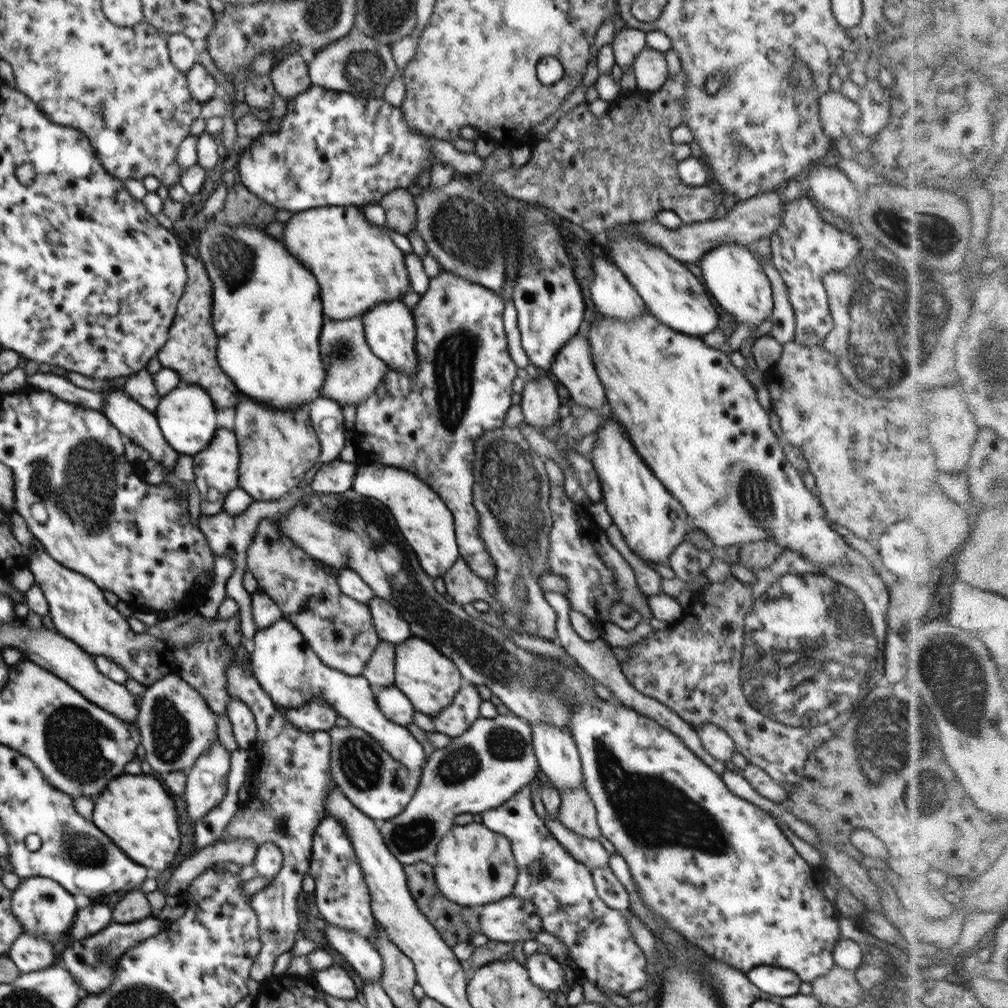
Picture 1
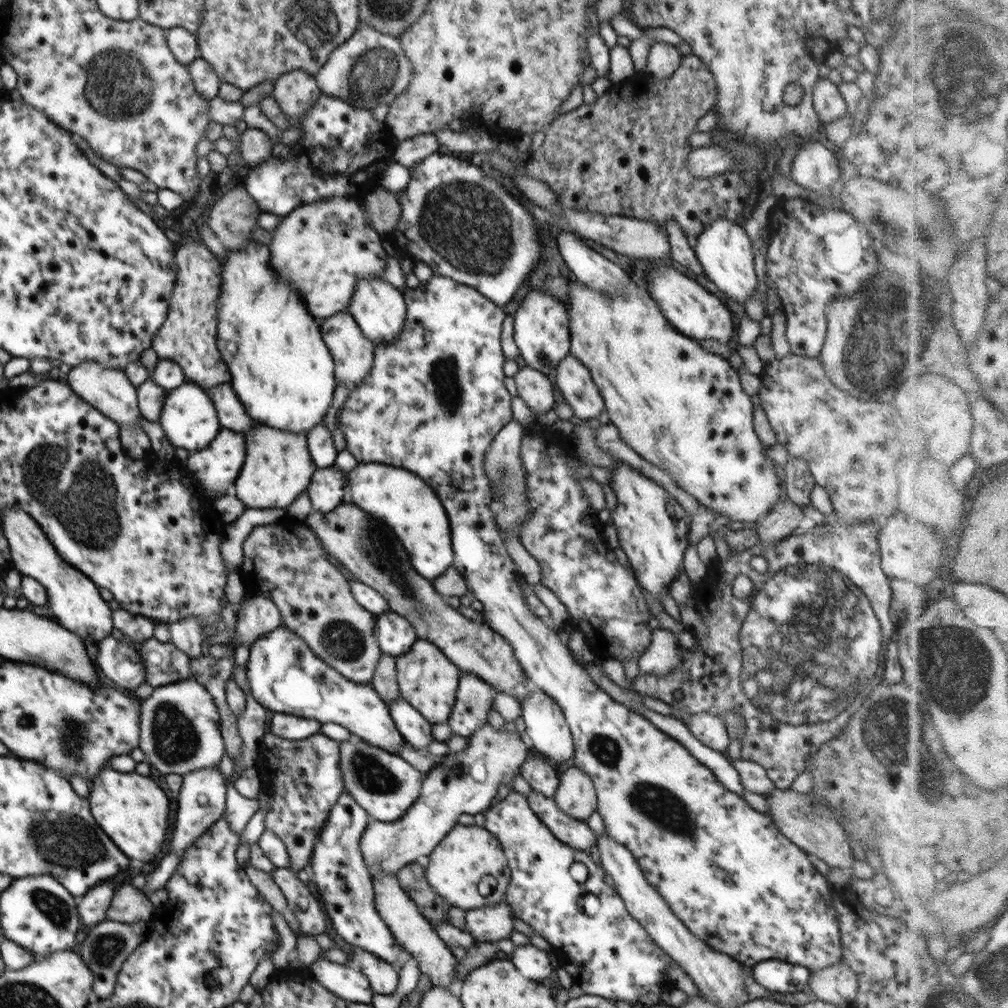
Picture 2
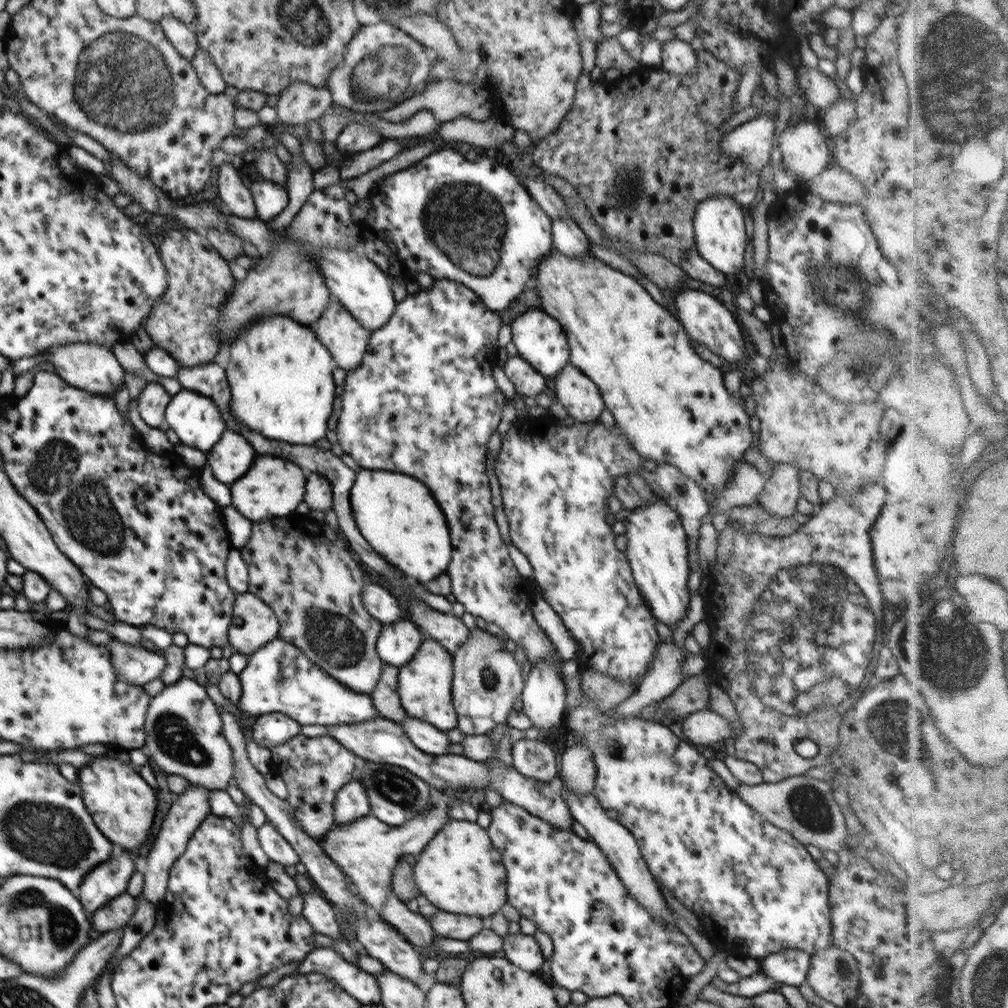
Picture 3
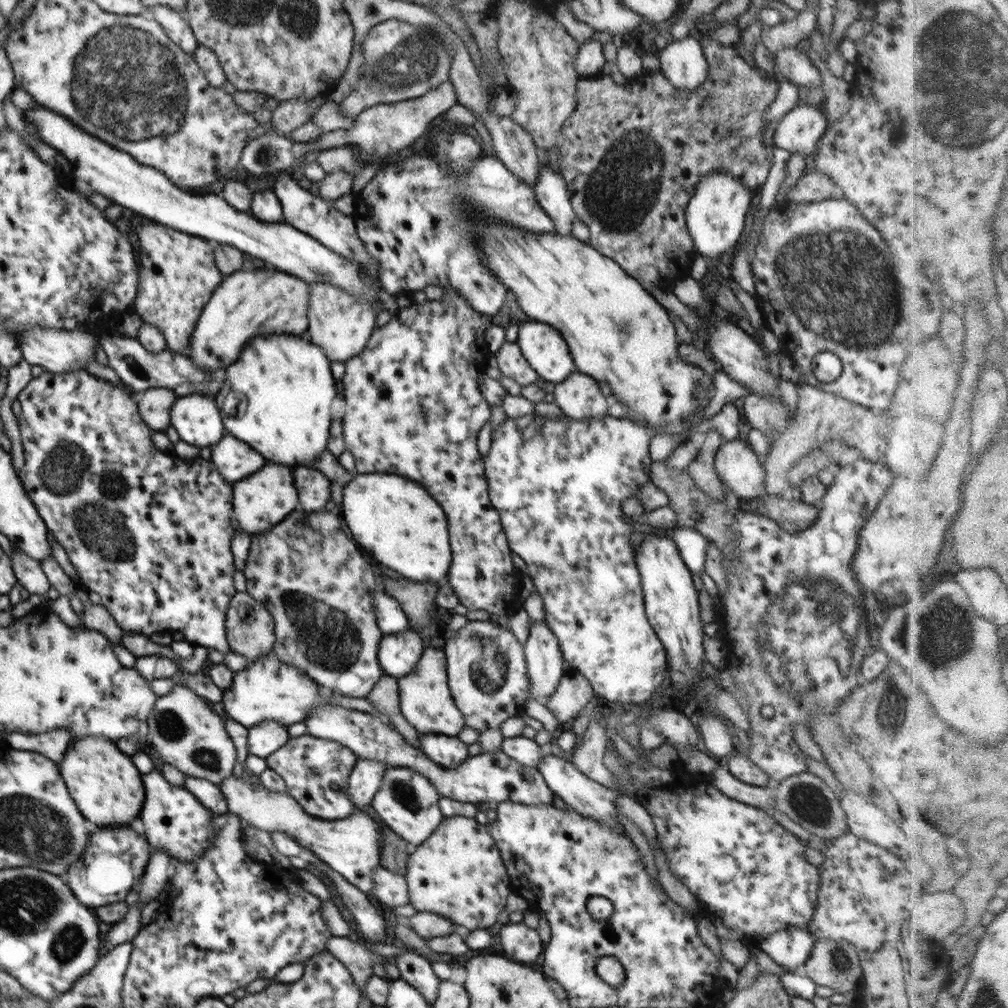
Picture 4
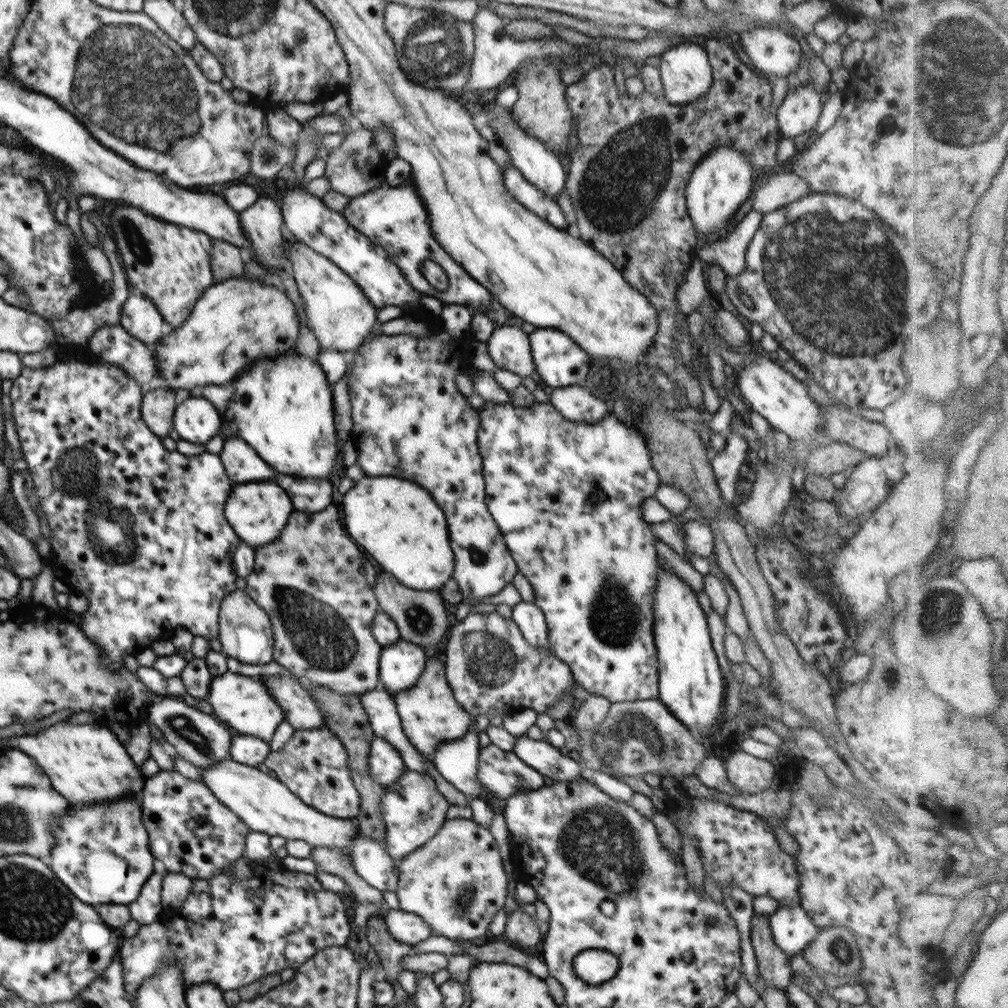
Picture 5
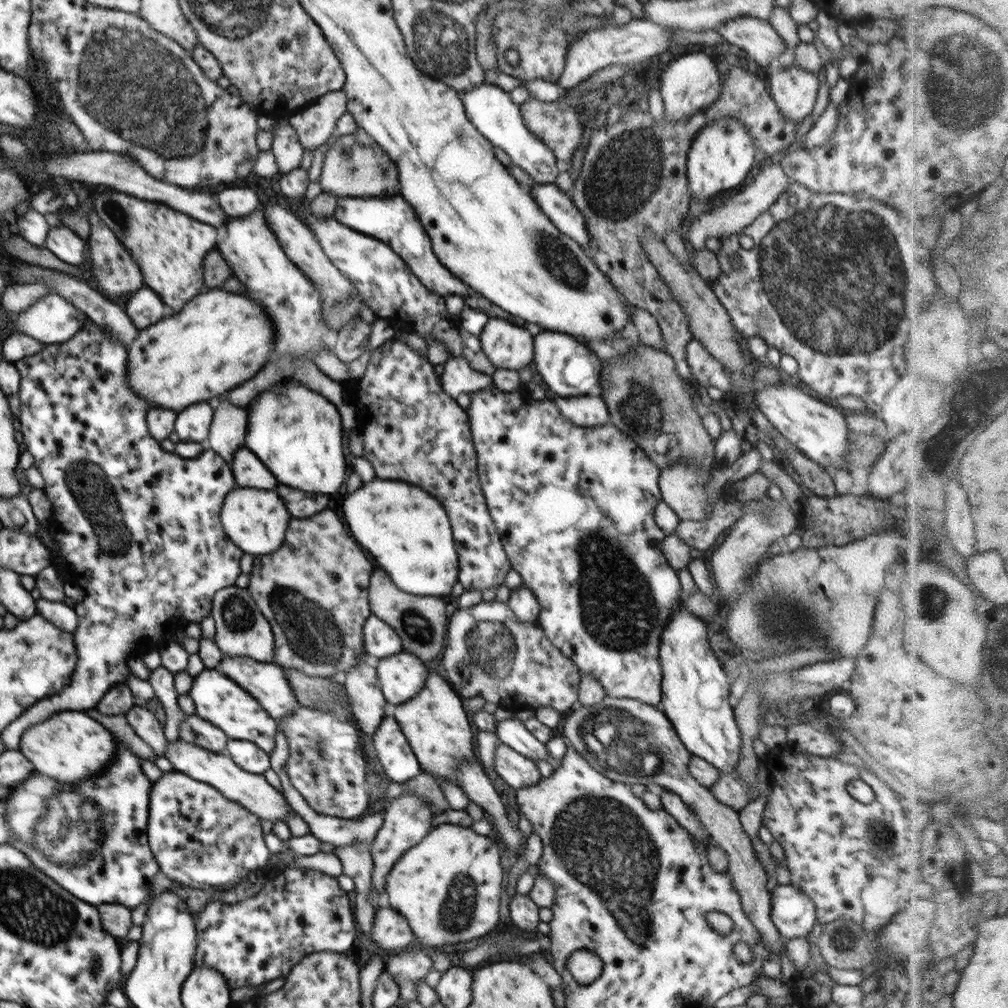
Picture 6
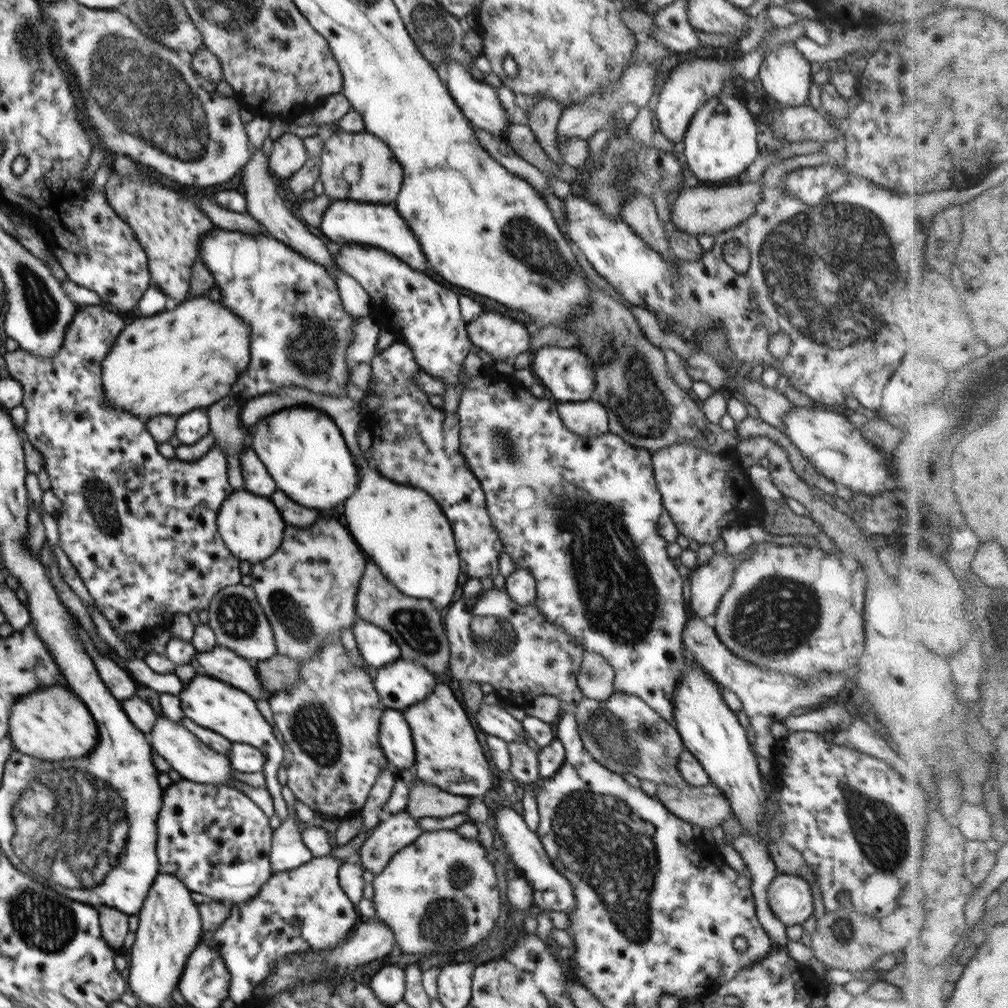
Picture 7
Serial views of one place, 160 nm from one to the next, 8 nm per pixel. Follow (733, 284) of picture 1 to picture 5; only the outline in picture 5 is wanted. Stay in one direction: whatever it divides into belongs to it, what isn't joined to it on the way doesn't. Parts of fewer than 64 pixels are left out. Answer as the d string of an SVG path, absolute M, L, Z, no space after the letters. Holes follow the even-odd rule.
M731 146L713 148L703 156L685 188L687 211L698 234L712 236L726 230L738 208L750 197L754 175L745 156Z

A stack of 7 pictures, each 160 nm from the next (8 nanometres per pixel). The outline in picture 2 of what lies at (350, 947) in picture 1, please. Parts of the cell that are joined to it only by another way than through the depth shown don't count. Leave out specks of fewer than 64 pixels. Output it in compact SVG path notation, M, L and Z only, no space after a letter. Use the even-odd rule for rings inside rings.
M354 949L353 957L358 962L358 969L368 979L372 991L378 994L389 995L396 991L399 983L399 972L389 962L383 961L367 950Z

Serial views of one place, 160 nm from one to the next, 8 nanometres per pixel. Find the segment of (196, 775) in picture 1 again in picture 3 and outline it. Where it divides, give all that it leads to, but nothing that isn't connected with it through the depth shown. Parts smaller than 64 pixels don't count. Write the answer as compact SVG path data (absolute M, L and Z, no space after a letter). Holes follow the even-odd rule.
M198 784L189 785L184 792L178 795L178 800L171 804L152 849L146 854L146 873L143 874L145 881L142 894L148 902L157 905L165 897L172 864L184 854L186 847L188 847L188 841L192 839L193 832L211 813L209 794L212 791L212 789L204 788Z

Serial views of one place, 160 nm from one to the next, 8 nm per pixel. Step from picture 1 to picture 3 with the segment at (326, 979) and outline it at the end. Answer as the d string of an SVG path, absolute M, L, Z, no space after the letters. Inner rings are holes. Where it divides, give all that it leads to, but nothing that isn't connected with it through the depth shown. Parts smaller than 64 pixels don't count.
M318 947L303 958L298 974L310 972L319 972L334 980L340 989L344 989L362 1005L381 1004L380 986L376 977L347 961L333 948Z

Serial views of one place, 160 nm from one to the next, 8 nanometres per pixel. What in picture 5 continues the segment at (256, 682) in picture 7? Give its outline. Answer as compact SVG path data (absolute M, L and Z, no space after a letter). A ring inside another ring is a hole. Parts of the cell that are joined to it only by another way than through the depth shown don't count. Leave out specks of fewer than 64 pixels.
M262 675L260 679L282 708L284 720L295 730L325 728L326 720L318 701L296 679L287 675Z

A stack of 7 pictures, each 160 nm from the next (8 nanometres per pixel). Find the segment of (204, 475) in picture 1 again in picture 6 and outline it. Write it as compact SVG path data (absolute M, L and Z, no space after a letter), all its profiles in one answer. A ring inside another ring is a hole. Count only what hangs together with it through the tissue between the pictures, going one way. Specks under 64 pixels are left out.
M246 446L238 449L231 460L231 471L238 487L276 488L277 478L268 472L265 464Z

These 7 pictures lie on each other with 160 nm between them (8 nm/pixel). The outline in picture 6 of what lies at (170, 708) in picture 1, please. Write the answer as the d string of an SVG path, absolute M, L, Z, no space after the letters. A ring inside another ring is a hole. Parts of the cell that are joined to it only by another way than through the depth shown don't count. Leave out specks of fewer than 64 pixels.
M196 715L188 716L180 724L179 738L208 751L223 753L227 751L229 737L220 728Z

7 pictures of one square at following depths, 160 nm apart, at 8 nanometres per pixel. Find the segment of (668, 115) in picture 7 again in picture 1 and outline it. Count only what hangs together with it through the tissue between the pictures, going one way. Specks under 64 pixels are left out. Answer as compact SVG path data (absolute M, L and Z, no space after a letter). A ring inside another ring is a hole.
M654 49L641 50L634 59L632 68L637 88L644 91L658 90L669 78L664 52Z

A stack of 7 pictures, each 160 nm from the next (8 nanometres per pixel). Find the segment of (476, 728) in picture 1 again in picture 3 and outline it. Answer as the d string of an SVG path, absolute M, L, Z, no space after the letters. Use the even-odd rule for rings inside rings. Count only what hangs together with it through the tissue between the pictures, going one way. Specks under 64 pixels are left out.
M468 790L439 791L438 796L434 796L430 801L427 811L400 826L390 826L374 815L368 814L341 826L334 826L320 839L319 844L326 856L330 857L346 878L354 884L354 889L363 896L362 900L375 908L387 923L395 926L398 932L417 949L430 945L435 934L426 917L412 912L407 904L396 896L391 887L394 868L406 855L419 856L441 827L452 819L449 815L451 802L453 800L470 802L472 793Z

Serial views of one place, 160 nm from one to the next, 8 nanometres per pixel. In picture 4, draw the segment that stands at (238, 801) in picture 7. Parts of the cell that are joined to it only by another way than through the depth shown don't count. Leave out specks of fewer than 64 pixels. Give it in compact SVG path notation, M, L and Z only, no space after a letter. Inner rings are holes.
M158 771L141 774L141 780L145 789L145 801L139 817L144 823L147 840L154 850L162 850L171 858L182 862L193 861L214 846L216 837L211 828L211 820L218 814L213 814L188 789L168 783Z

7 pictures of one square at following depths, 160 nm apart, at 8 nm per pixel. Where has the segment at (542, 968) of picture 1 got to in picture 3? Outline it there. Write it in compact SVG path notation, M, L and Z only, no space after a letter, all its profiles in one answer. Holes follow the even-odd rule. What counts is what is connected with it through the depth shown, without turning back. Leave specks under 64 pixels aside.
M520 932L512 934L504 938L502 945L504 956L511 962L516 964L518 968L526 970L526 972L540 972L542 964L544 964L544 956L538 942L532 935L525 935Z

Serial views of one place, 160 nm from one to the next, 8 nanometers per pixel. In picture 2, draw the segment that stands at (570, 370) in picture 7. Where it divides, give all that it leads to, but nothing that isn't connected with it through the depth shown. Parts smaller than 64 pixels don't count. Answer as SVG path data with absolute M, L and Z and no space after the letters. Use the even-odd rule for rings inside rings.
M530 290L514 316L514 340L526 366L549 375L570 353L569 312L564 303L546 290Z

